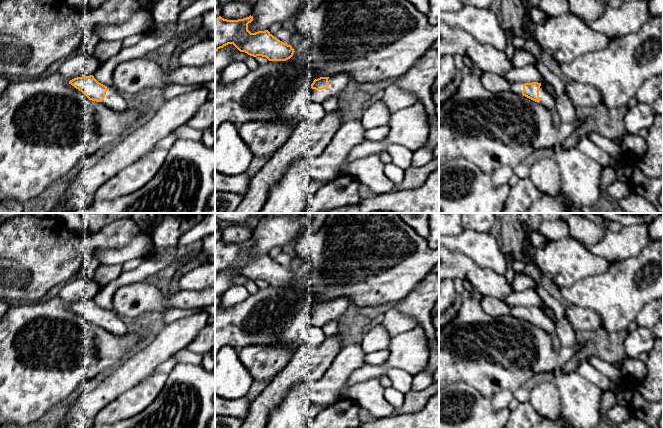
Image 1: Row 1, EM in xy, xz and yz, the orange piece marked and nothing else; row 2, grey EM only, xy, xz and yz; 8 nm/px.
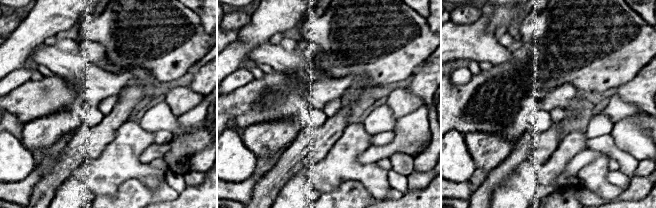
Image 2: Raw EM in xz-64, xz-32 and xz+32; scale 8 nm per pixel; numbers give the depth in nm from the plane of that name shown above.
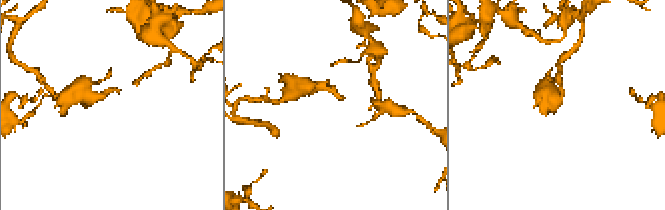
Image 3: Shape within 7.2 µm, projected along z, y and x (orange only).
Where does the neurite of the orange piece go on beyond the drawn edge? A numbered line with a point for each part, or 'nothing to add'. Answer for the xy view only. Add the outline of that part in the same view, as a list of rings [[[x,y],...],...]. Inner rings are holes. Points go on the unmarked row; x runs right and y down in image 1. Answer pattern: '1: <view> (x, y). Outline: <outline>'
1: xy (114, 324). Outline: [[[111,309],[107,310],[105,322],[101,327],[112,334],[121,336],[127,330],[127,321]]]

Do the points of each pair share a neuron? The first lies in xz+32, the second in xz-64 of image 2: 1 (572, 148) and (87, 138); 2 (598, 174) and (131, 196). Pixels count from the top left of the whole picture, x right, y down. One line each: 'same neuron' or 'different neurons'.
1: different neurons
2: different neurons

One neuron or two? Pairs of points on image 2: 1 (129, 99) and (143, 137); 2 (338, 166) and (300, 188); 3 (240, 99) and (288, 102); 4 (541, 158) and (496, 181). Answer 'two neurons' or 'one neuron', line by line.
1: two neurons
2: two neurons
3: one neuron
4: one neuron

